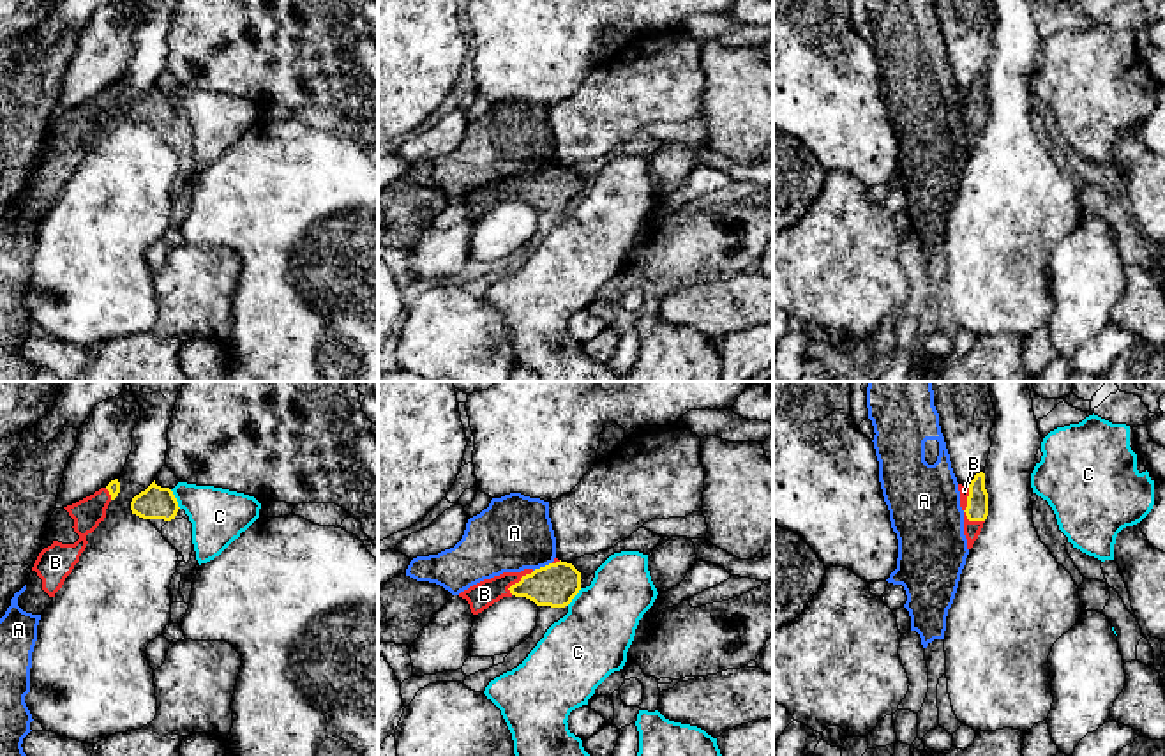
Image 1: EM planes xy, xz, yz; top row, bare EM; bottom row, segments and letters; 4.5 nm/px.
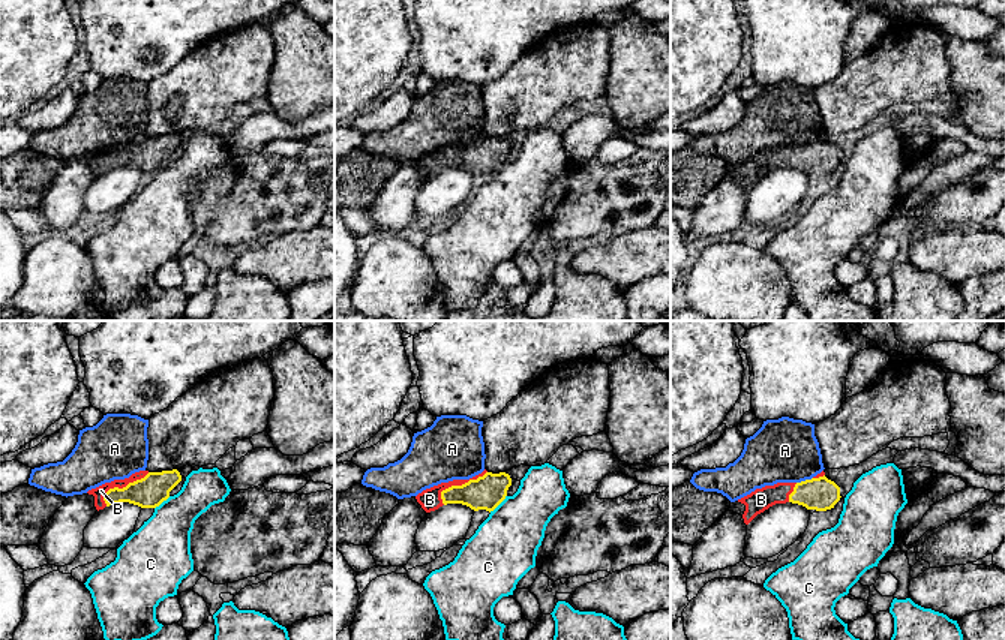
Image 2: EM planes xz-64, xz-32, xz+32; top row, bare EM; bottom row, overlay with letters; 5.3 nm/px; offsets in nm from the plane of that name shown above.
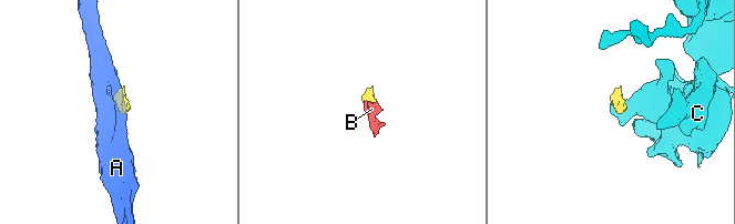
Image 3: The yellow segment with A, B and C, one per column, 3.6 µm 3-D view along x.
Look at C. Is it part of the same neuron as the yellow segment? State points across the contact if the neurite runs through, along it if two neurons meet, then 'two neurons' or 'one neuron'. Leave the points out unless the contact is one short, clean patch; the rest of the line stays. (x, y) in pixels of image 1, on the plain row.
border along xy (170, 94), (180, 112); two neurons

